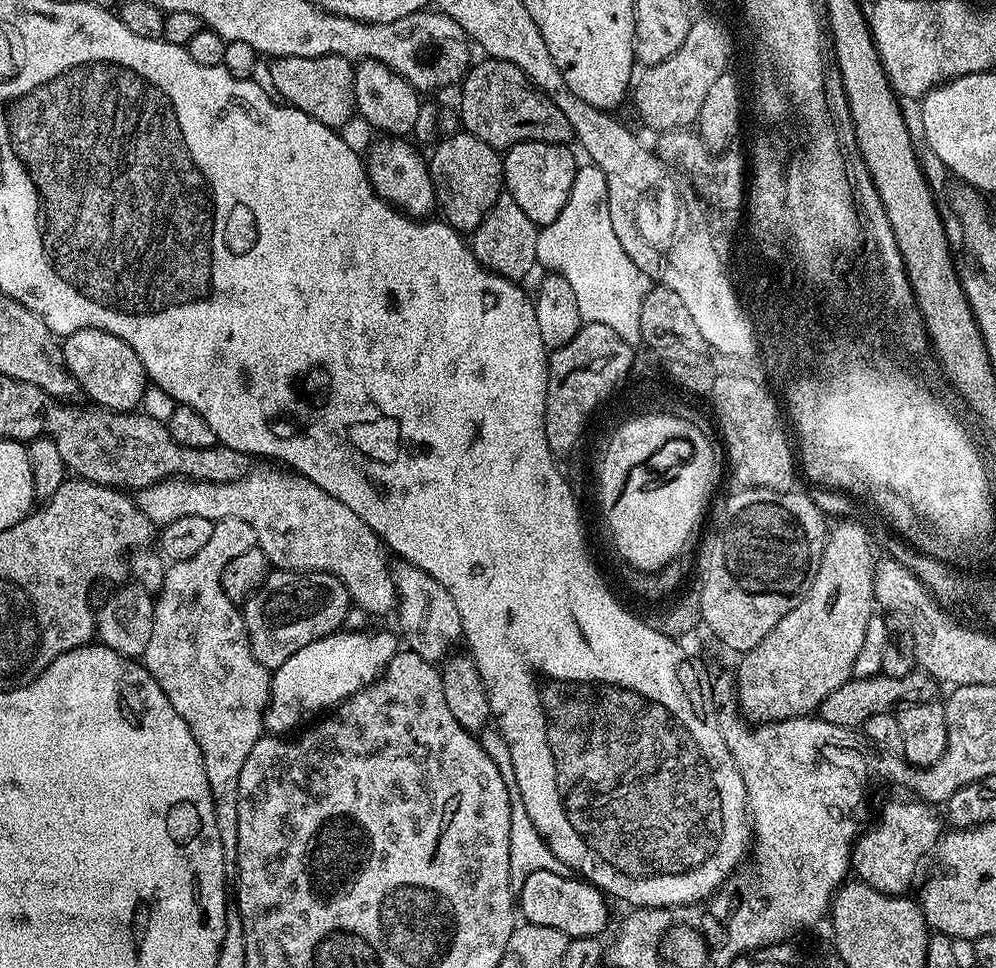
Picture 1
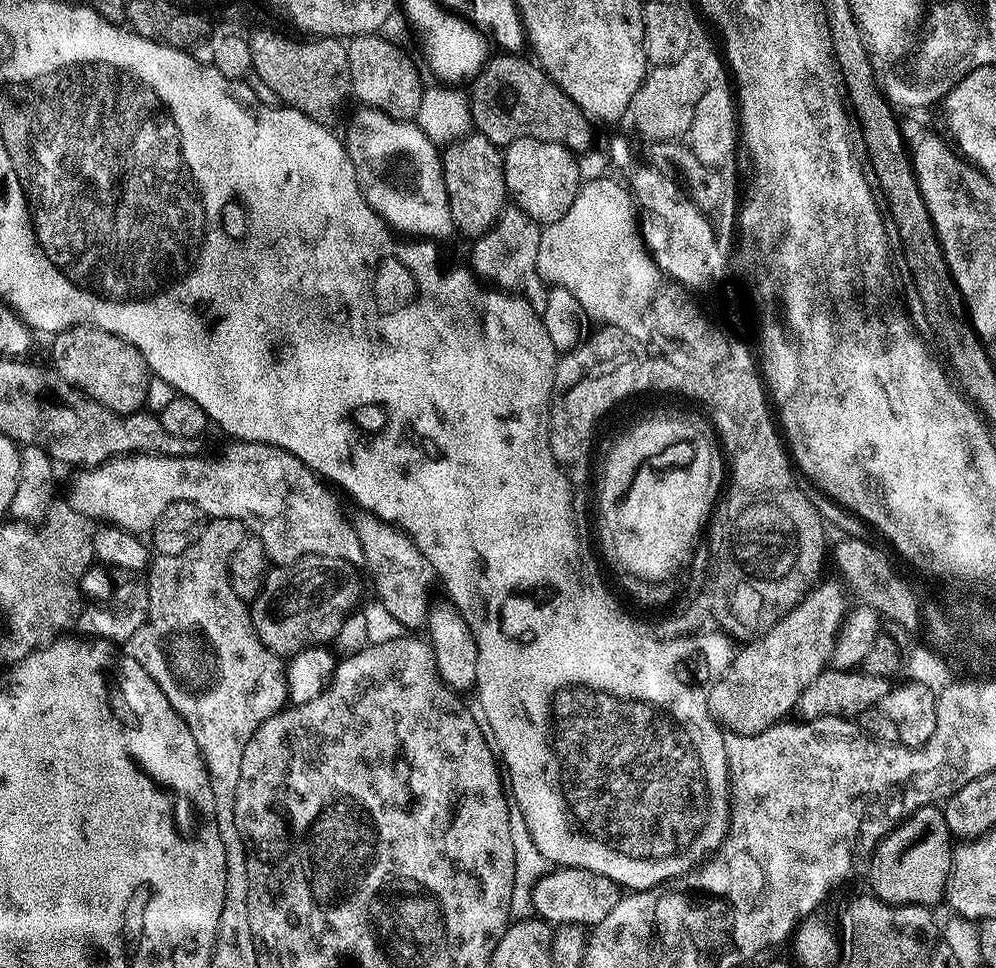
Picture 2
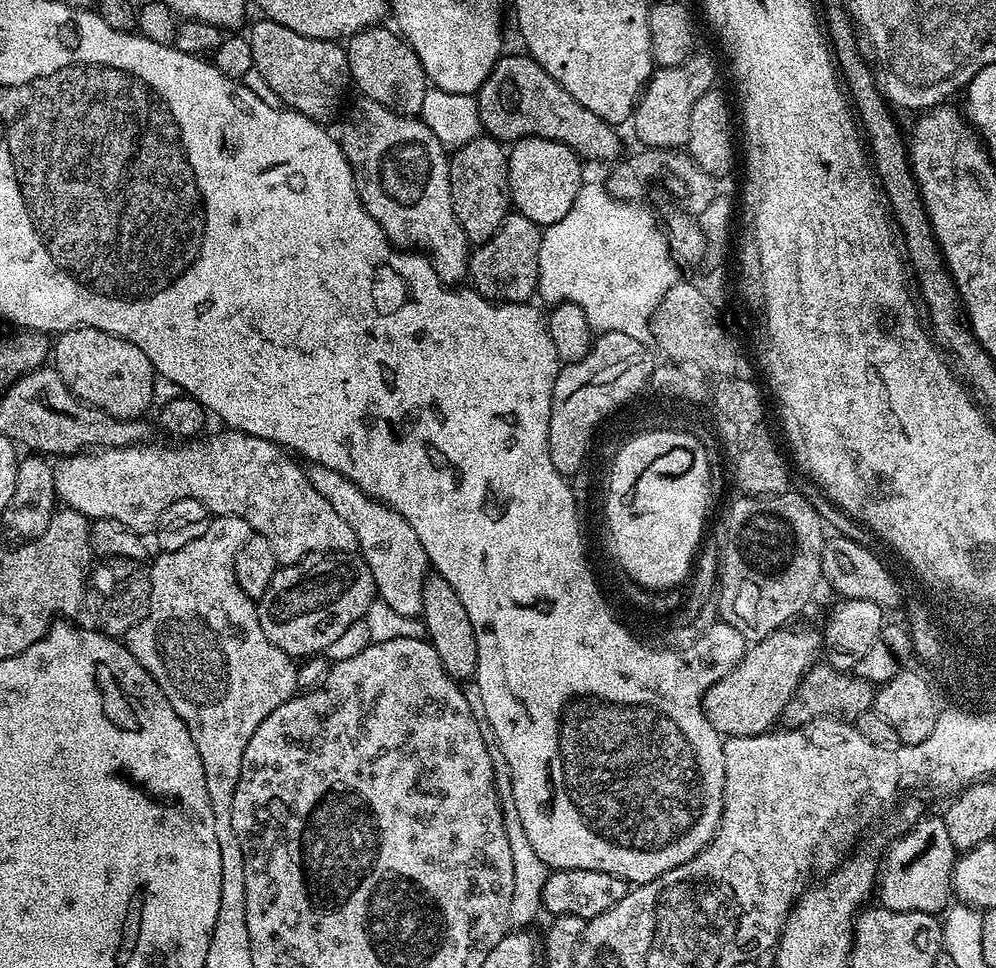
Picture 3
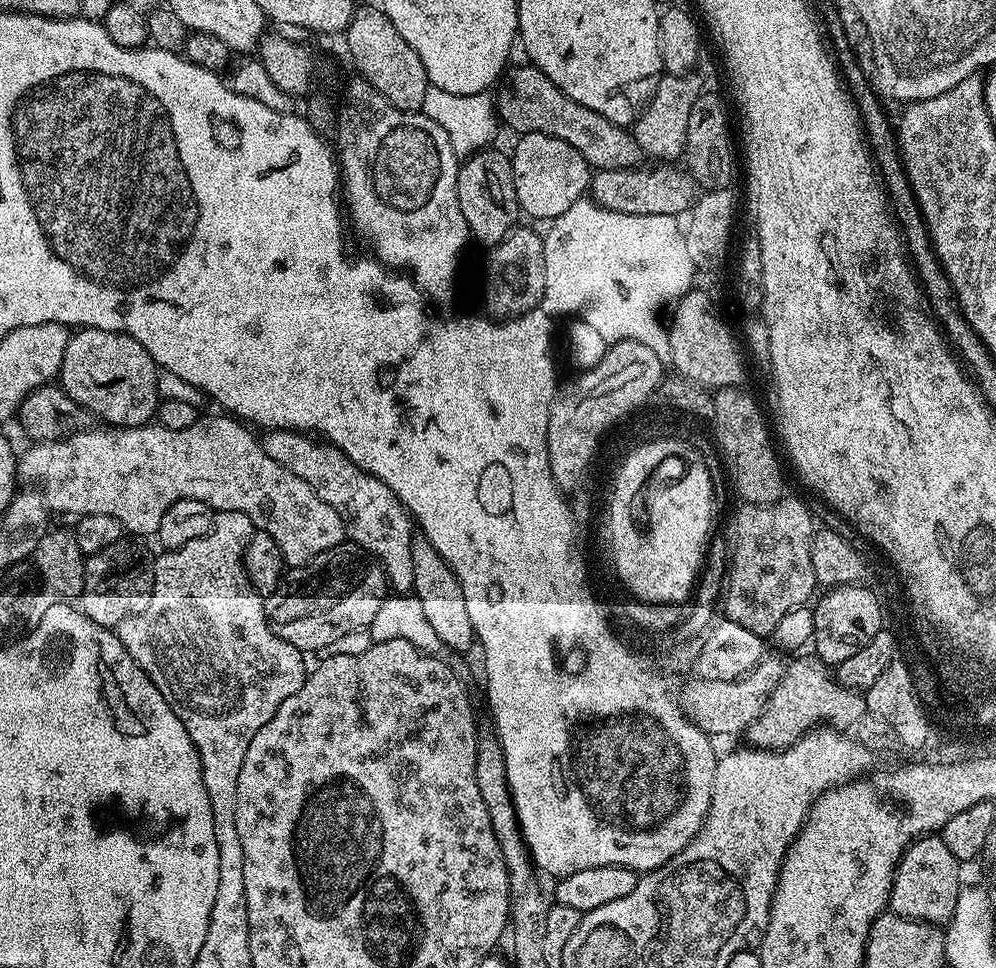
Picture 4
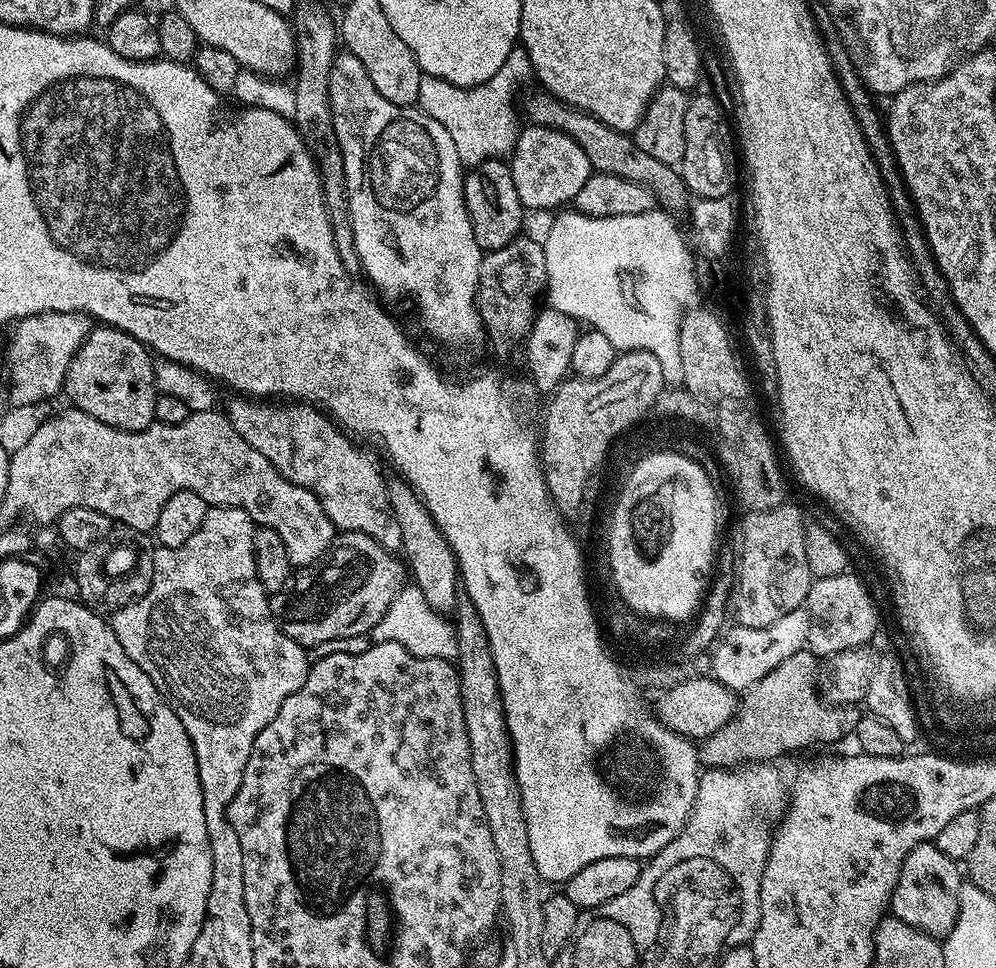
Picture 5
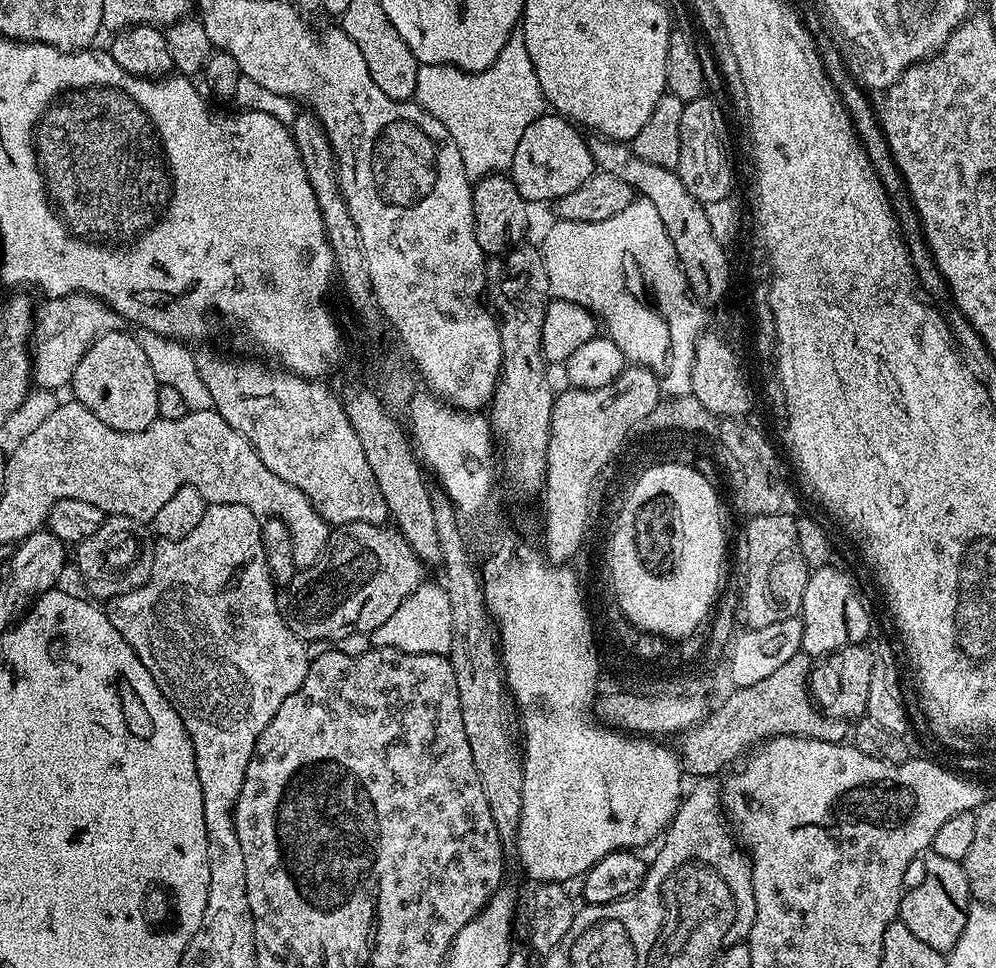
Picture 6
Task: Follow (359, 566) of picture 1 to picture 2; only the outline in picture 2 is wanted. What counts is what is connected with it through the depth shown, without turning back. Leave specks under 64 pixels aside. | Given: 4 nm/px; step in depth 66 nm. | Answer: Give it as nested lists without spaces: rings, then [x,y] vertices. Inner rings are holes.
[[[245,440],[229,445],[221,456],[133,454],[116,456],[105,464],[97,464],[95,468],[81,467],[77,471],[80,473],[72,480],[68,498],[72,507],[83,516],[108,518],[109,525],[137,534],[151,530],[160,515],[174,502],[190,502],[209,518],[230,518],[242,522],[245,529],[266,546],[266,554],[273,565],[292,566],[305,558],[327,558],[353,566],[365,563],[355,523],[340,509],[339,502],[332,497],[333,489],[321,477],[294,458],[294,454],[281,448]]]

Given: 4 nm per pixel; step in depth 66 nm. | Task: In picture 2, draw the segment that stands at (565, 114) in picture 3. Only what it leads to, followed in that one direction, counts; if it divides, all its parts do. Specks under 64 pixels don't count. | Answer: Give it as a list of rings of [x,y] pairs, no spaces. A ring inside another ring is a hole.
[[[520,54],[491,57],[471,83],[468,92],[473,129],[496,147],[505,148],[518,138],[538,138],[566,146],[581,154],[592,144],[593,121],[559,86],[544,68],[523,60]]]

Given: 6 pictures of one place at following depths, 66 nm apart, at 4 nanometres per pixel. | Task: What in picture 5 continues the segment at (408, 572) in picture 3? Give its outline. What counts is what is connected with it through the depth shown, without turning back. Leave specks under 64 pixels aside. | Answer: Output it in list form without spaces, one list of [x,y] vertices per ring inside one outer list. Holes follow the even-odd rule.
[[[232,398],[226,407],[228,421],[262,454],[262,458],[269,460],[278,471],[290,482],[310,490],[326,510],[326,518],[340,532],[361,532],[374,542],[378,542],[386,551],[396,554],[402,546],[402,529],[398,526],[398,518],[394,516],[394,510],[390,506],[388,497],[388,485],[386,476],[372,465],[372,460],[363,452],[361,445],[353,437],[349,436],[327,412],[303,402],[293,403],[292,408],[275,408],[275,403],[261,402],[256,398]]]

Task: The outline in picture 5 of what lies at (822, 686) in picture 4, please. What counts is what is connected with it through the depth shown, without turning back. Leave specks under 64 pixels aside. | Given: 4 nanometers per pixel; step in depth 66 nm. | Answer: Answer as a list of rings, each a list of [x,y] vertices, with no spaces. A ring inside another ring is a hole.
[[[807,650],[790,656],[780,666],[743,693],[732,720],[699,745],[701,765],[709,768],[734,768],[753,762],[776,762],[787,752],[808,748],[811,744],[836,744],[853,735],[862,715],[854,704],[825,704],[818,687],[818,657]]]

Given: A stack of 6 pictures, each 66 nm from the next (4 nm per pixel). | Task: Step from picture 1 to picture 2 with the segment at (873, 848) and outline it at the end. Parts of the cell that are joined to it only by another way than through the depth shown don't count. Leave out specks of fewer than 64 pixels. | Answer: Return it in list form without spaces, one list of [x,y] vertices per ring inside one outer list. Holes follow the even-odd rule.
[[[925,806],[922,808],[917,808],[908,816],[880,845],[876,848],[876,853],[872,856],[872,865],[868,868],[868,880],[872,883],[872,888],[870,888],[871,895],[876,896],[879,900],[885,900],[887,904],[922,904],[925,906],[936,906],[936,903],[941,903],[944,900],[944,888],[948,884],[948,875],[952,869],[952,854],[954,851],[954,840],[950,835],[948,827],[946,826],[946,818],[944,817],[943,811],[936,806]]]

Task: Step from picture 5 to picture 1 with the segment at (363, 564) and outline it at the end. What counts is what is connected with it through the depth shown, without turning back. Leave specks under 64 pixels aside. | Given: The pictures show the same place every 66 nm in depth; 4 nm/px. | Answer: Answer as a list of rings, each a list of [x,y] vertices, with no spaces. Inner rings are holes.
[[[269,571],[262,586],[242,604],[252,653],[263,668],[274,670],[302,646],[341,631],[349,607],[348,587],[328,572]]]

